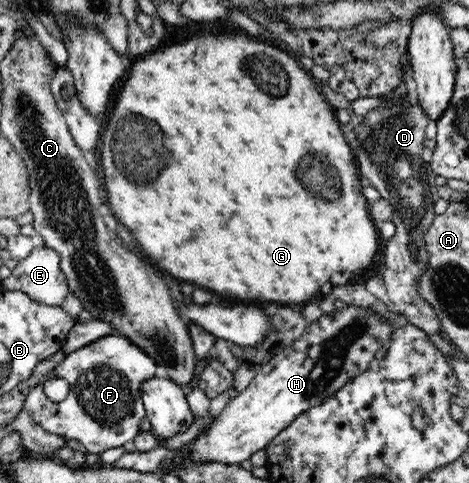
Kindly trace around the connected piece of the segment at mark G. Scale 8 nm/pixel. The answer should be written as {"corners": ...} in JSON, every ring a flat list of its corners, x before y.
{"corners":[[205,33,179,45,165,49,159,47,157,51,137,59,128,69,131,71,127,81,124,80,121,85,123,91,114,97,109,115,102,124,101,165,111,212,119,223,129,227,131,233,141,239,139,245,143,253,153,255,153,261,159,267,183,281,197,283,225,297,233,297,232,301,259,305,263,305,263,301,277,301,296,308,302,308,304,304,314,301,315,295,321,295,321,285,329,283,332,274,349,271,358,275,373,267,381,247,379,235,375,234,379,227,369,214,370,205,362,193,362,177,354,152,345,141,342,125,335,116,335,107,322,94,311,72,301,66,290,50,261,37]]}

